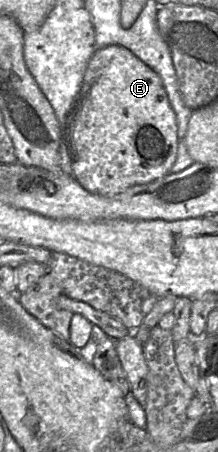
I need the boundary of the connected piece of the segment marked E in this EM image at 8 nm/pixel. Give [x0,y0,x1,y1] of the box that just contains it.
[62,44,179,197]

